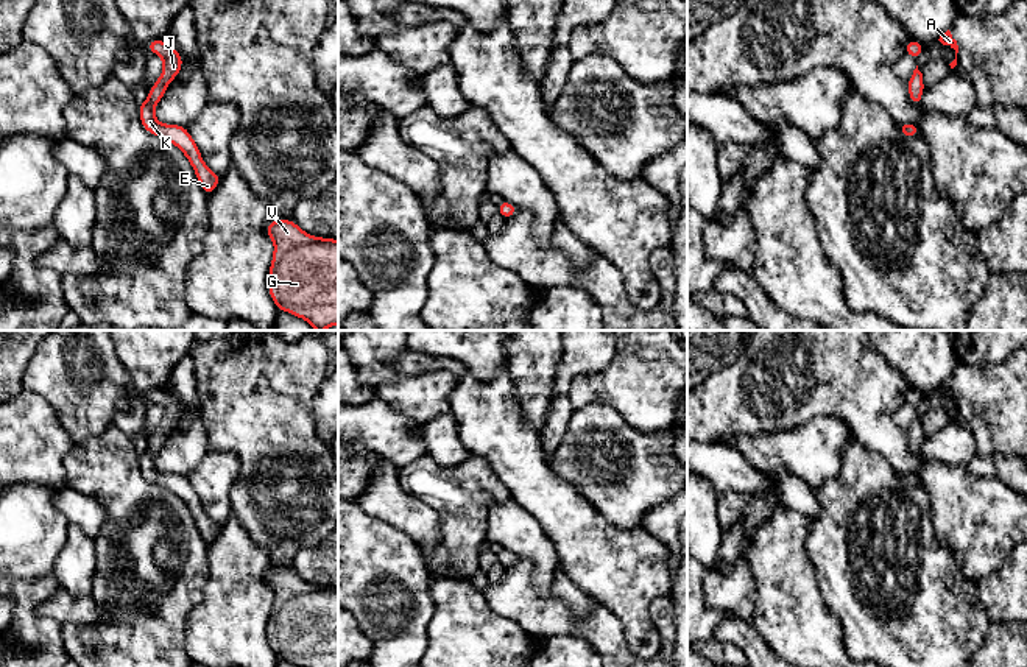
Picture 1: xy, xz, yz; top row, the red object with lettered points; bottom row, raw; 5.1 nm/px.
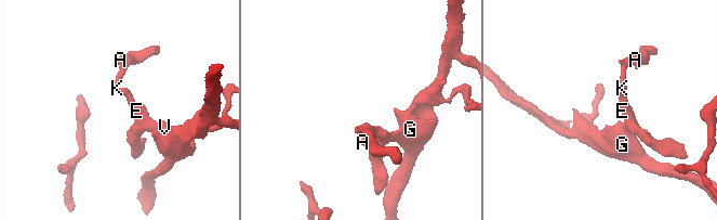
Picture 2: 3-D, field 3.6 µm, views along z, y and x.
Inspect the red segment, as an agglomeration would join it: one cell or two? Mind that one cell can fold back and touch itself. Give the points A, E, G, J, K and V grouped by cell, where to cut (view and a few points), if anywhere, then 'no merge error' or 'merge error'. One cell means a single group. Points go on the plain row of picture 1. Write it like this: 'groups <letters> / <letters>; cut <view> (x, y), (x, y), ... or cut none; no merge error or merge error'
groups A E G J K V; cut none; no merge error

